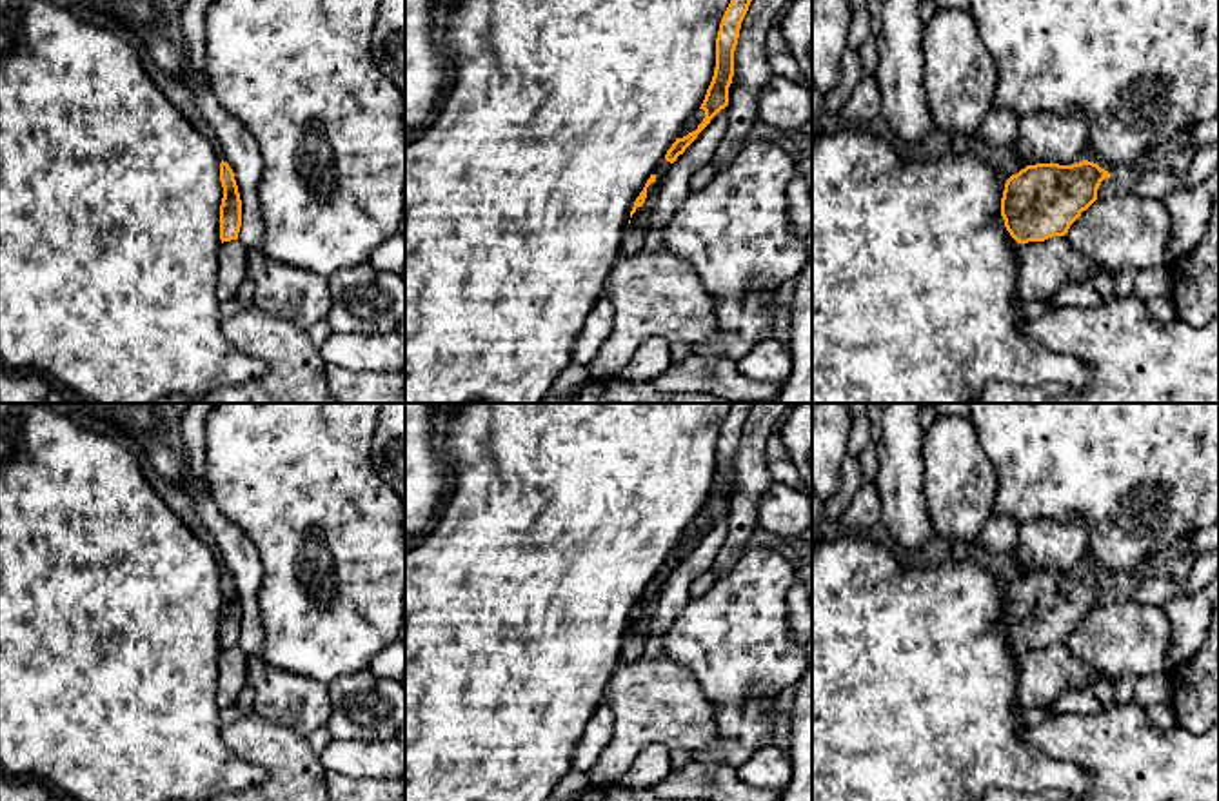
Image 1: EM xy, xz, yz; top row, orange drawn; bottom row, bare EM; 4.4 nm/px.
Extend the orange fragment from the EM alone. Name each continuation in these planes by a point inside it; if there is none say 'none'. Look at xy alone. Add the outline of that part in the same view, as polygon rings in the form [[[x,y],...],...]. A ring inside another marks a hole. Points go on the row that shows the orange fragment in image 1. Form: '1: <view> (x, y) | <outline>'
none

